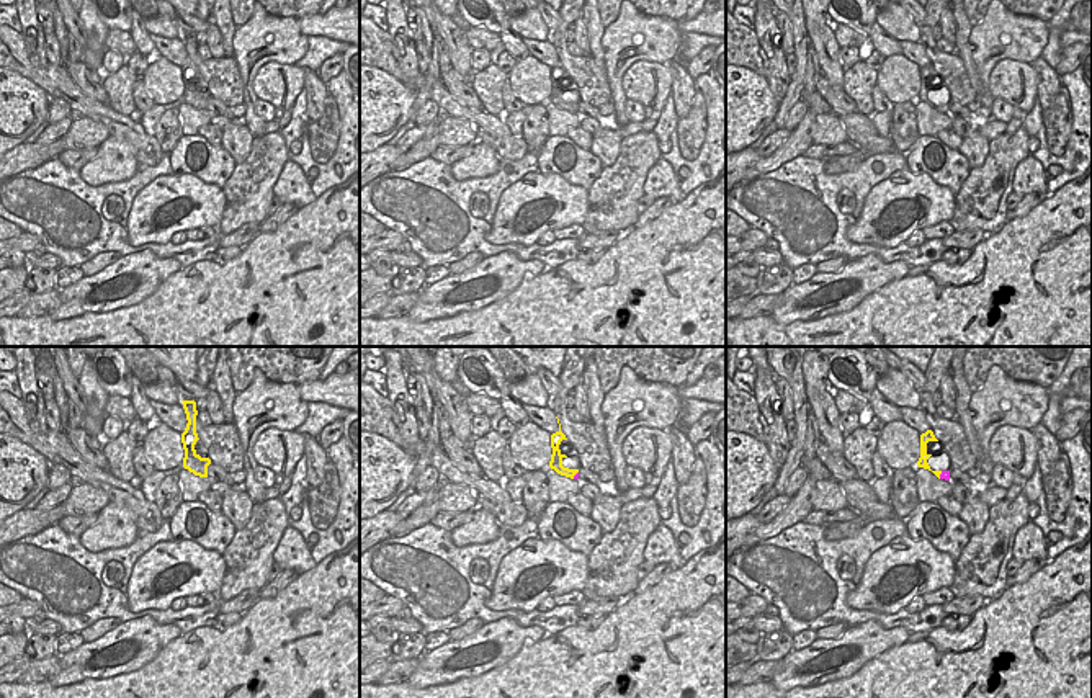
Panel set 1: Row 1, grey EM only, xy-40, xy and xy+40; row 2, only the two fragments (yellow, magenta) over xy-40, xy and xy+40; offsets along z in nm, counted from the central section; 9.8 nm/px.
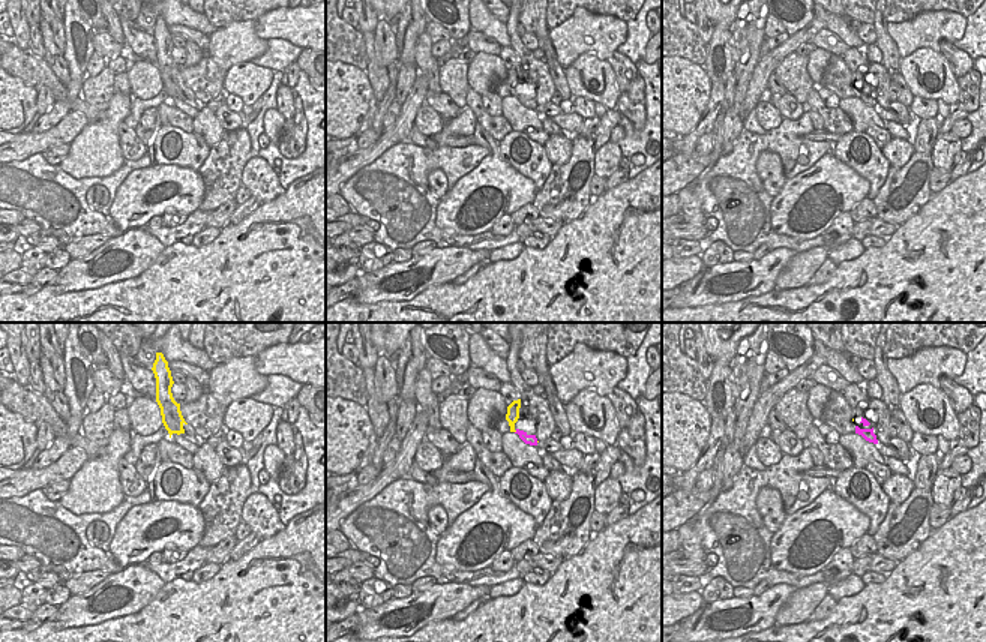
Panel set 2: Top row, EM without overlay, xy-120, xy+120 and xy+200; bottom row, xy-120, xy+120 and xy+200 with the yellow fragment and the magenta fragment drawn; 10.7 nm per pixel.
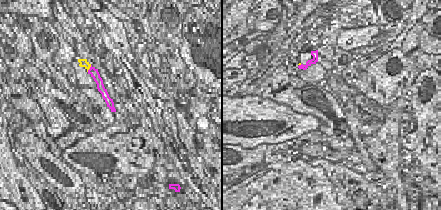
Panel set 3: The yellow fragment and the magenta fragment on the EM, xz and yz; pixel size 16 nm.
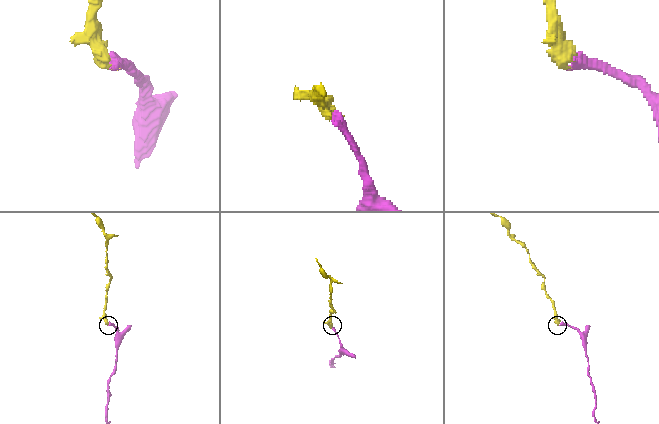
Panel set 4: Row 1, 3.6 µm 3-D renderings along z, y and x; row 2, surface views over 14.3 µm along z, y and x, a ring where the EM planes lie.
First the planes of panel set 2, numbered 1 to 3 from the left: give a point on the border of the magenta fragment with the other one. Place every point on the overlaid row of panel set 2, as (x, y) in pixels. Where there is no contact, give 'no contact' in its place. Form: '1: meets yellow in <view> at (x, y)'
1: no contact
2: no contact
3: no contact

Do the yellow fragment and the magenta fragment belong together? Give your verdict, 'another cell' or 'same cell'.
same cell

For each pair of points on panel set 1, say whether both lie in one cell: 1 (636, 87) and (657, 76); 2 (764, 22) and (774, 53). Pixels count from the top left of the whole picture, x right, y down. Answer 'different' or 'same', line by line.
1: same
2: same

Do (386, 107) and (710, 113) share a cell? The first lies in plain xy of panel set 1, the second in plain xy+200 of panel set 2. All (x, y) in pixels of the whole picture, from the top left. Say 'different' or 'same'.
different

